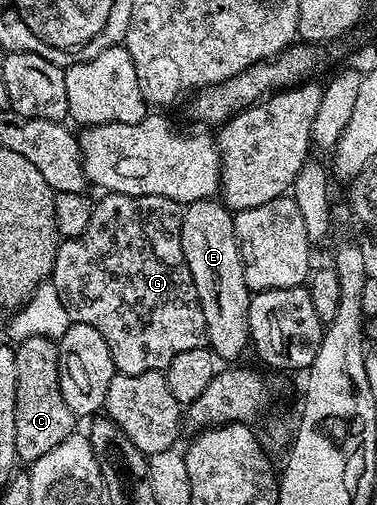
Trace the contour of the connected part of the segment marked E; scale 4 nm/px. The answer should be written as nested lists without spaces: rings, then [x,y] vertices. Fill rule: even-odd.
[[[215,197],[188,203],[183,211],[181,241],[187,268],[197,285],[199,304],[205,313],[207,343],[220,360],[235,359],[249,347],[249,305],[253,294],[245,281],[235,216]]]

